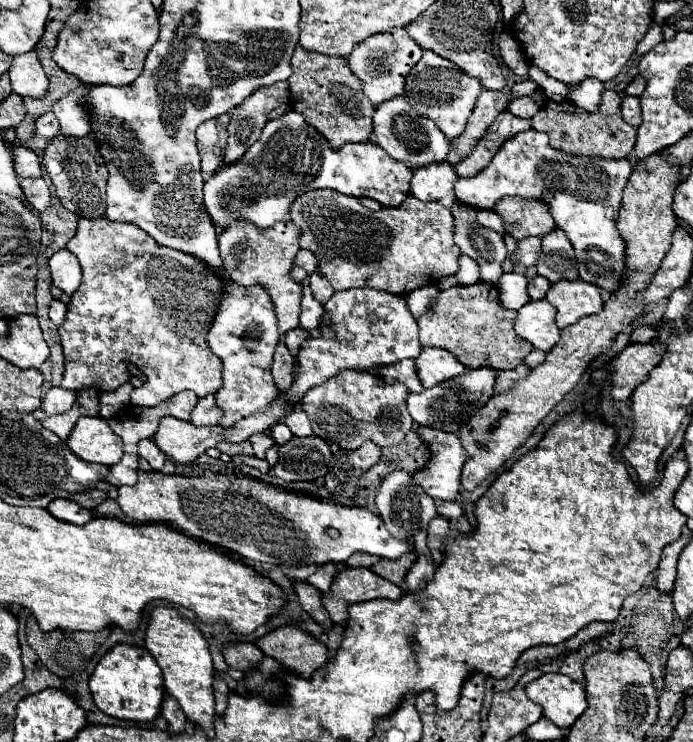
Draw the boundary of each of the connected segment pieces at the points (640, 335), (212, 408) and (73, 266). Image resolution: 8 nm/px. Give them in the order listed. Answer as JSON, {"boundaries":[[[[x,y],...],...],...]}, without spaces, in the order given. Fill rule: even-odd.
{"boundaries":[[[[640,326],[640,328],[630,332],[630,342],[632,344],[644,344],[644,342],[652,342],[654,336],[656,336],[654,326]]],[[[214,396],[200,398],[194,412],[192,412],[192,424],[194,426],[220,426],[222,410],[216,406]]],[[[58,250],[48,261],[48,266],[54,286],[58,286],[68,296],[78,290],[82,272],[76,256],[70,250]]]]}

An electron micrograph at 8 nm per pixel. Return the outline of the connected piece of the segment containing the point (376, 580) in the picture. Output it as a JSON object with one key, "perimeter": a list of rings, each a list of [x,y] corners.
{"perimeter":[[[340,568],[330,592],[324,594],[324,606],[334,624],[348,622],[348,606],[376,598],[398,600],[402,588],[380,578],[368,568]]]}

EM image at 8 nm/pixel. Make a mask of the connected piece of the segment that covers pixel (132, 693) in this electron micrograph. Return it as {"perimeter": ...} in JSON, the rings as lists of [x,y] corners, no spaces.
{"perimeter":[[[116,644],[94,668],[90,676],[90,692],[94,704],[108,716],[136,722],[152,722],[162,708],[164,702],[164,684],[162,670],[146,648]]]}

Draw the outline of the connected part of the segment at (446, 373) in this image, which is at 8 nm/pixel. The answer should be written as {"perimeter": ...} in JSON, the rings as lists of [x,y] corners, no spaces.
{"perimeter":[[[424,348],[414,362],[418,368],[418,376],[426,388],[432,388],[448,378],[456,378],[466,370],[466,366],[458,362],[454,354],[448,354],[448,350],[440,348]]]}

